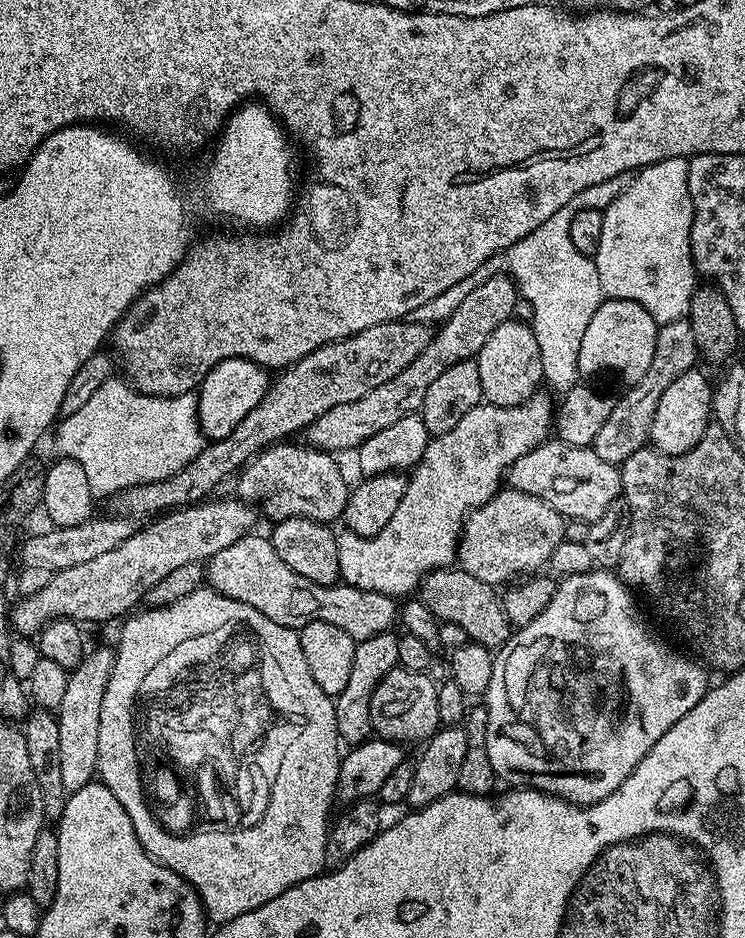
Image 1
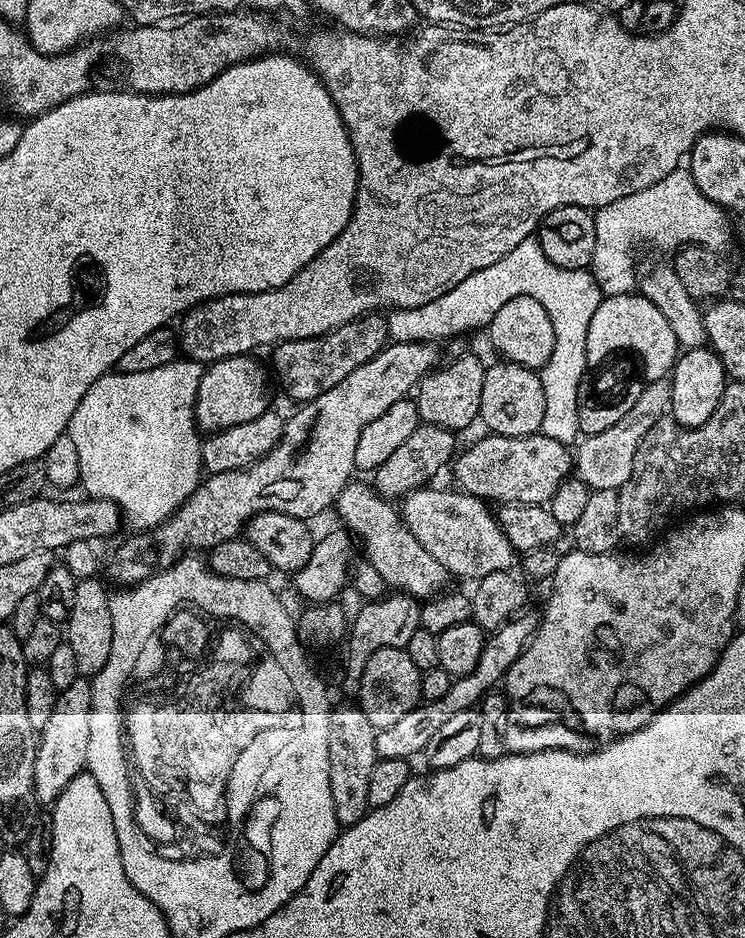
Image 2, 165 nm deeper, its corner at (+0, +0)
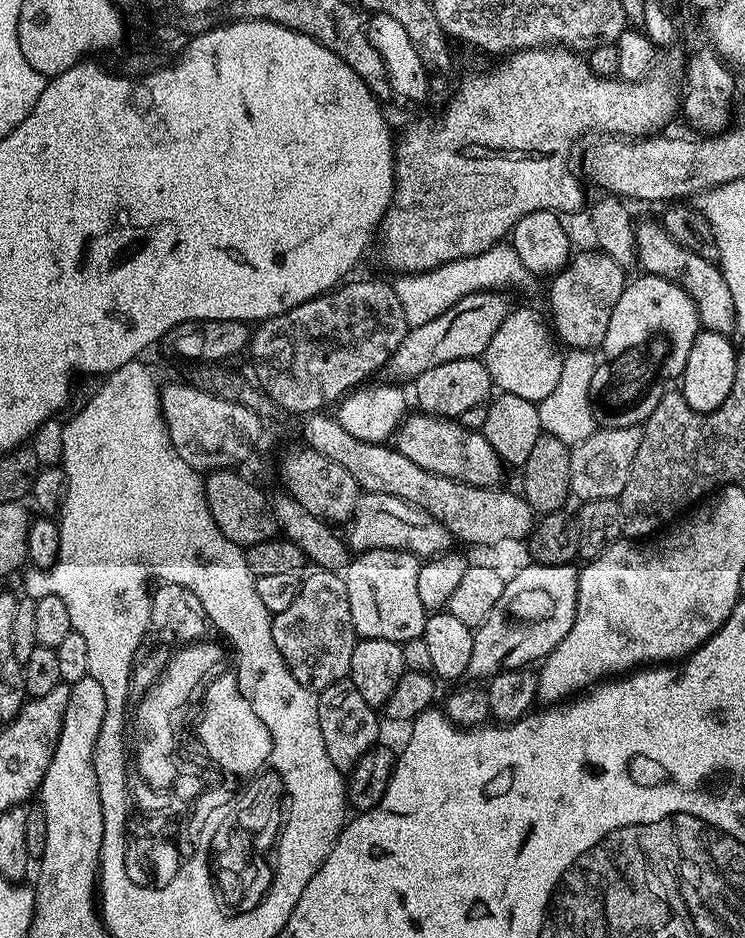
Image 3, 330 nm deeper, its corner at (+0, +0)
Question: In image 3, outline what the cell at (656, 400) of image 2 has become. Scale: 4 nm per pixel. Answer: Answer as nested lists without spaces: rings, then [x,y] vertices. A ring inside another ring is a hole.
[[[597,427],[582,442],[571,445],[570,480],[571,495],[577,501],[616,500],[626,486],[626,478],[630,474],[630,466],[634,462],[634,454],[638,454],[638,442],[641,429],[634,428],[602,428]]]

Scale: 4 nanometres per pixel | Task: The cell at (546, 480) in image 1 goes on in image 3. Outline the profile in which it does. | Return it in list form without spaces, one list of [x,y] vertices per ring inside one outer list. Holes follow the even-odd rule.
[[[412,412],[401,421],[394,437],[394,446],[410,462],[439,476],[457,480],[479,488],[494,488],[501,483],[500,475],[506,471],[500,455],[490,446],[483,431],[464,428],[455,419],[429,416]]]

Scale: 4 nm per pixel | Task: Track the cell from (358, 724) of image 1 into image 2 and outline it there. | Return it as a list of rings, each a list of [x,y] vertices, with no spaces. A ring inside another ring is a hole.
[[[387,594],[381,597],[380,600],[367,601],[363,606],[365,608],[357,616],[353,615],[351,617],[350,631],[346,636],[346,645],[348,644],[348,665],[344,668],[344,688],[348,692],[352,692],[352,694],[359,693],[362,670],[366,670],[366,662],[371,656],[378,654],[378,650],[382,650],[383,648],[407,648],[410,637],[421,628],[420,604],[414,596]]]

